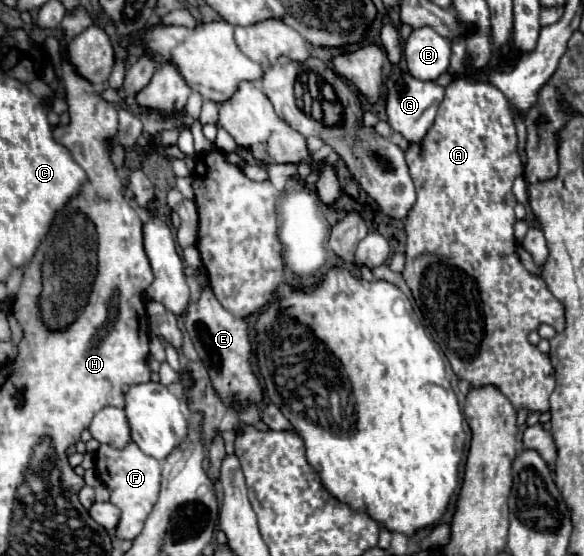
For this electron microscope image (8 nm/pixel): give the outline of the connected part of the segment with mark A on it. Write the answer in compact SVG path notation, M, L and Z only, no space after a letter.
M458 78L454 80L448 88L446 88L446 96L438 106L438 114L436 120L432 124L432 128L428 130L426 138L420 144L410 144L408 152L406 152L406 164L410 168L410 176L414 180L416 192L418 192L418 200L414 204L414 208L408 214L406 220L406 266L404 266L404 280L408 284L408 288L412 290L412 296L416 300L416 304L422 310L424 316L424 324L428 326L432 338L438 342L438 346L442 348L442 352L446 354L446 358L452 364L452 370L456 372L458 378L468 380L470 386L486 386L486 384L494 384L502 390L502 394L512 402L514 408L526 408L528 412L546 412L548 410L548 398L554 390L554 368L550 364L548 354L542 354L536 346L530 346L528 342L528 334L532 330L538 330L540 324L550 324L550 326L564 326L564 310L562 304L550 294L548 286L538 278L532 276L530 272L526 272L526 268L520 264L518 254L516 254L516 240L514 240L514 206L516 206L516 198L512 194L512 182L522 176L524 166L522 166L522 158L518 154L518 136L516 136L516 126L514 126L514 118L510 114L510 102L508 98L492 84L488 82L470 82L468 78Z

